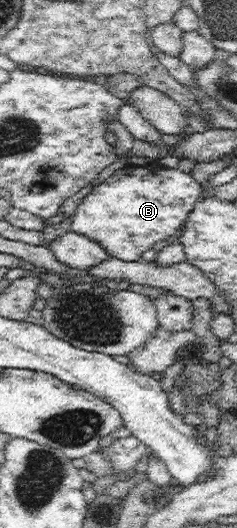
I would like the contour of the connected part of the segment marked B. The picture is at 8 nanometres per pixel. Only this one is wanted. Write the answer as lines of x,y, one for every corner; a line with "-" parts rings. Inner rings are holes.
156,161
146,166
128,165
94,187
80,202
72,215
71,230
100,243
110,257
126,262
140,261
142,254
160,240
174,236
187,219
195,202
201,198
202,184
190,173
165,168

